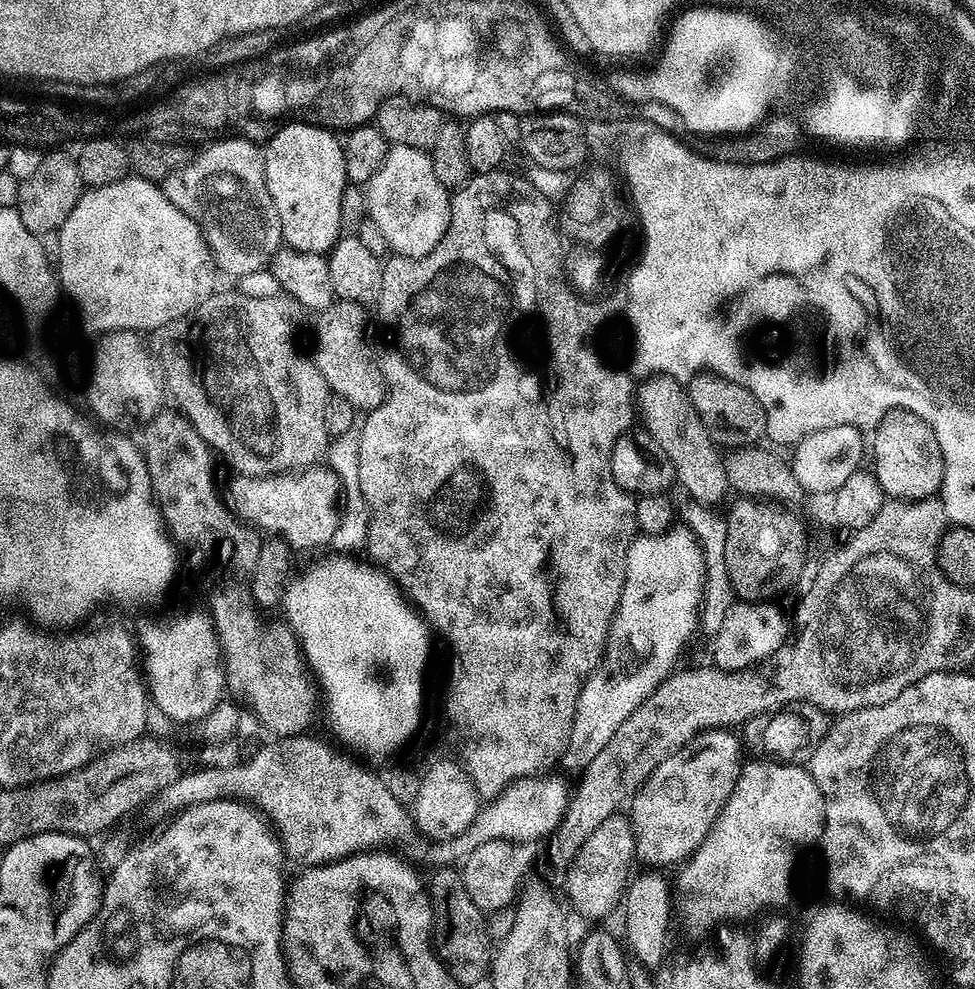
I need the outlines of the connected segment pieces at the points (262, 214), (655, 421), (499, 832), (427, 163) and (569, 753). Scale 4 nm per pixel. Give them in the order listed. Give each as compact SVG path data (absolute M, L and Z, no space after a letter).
M220 138L208 146L197 160L174 169L162 181L164 197L200 227L200 233L204 235L208 249L212 251L214 264L223 272L238 274L240 277L258 272L261 270L261 261L271 261L272 257L281 251L284 238L278 210L270 198L270 190L264 177L261 149L253 141L243 138Z
M650 375L638 384L638 412L644 415L643 427L652 441L666 454L676 471L676 480L685 488L687 495L702 504L716 506L730 492L724 460L719 456L717 445L704 428L702 418L694 410L685 385L670 376Z
M541 774L518 779L509 784L494 801L489 801L481 807L480 812L455 840L451 841L450 848L457 858L470 855L482 842L491 840L511 840L512 843L527 844L536 840L543 841L551 836L553 830L562 820L571 795L571 785L560 774Z
M401 144L391 145L382 166L368 180L366 203L371 223L376 224L378 230L382 230L382 238L386 238L389 249L395 255L409 256L416 260L419 256L430 254L430 250L434 250L434 246L438 246L438 242L448 232L451 218L450 192L442 186L442 182L438 182L434 175L432 157L425 149Z
M673 526L657 536L637 535L626 558L626 582L619 596L619 606L608 632L608 646L602 661L601 674L584 681L575 708L571 741L561 756L561 767L583 770L605 748L622 723L650 696L657 686L668 679L675 662L685 648L696 622L700 620L705 578L704 552L700 541L685 526Z

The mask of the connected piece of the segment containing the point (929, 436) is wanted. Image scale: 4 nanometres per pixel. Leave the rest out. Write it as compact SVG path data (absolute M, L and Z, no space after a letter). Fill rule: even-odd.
M890 409L871 434L873 436L870 436L870 460L876 463L874 471L885 497L893 500L928 500L939 493L944 481L942 450L938 446L934 430L918 414L908 412L906 409Z

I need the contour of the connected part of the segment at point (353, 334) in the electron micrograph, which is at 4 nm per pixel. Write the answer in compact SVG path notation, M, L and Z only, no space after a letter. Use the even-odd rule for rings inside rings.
M337 299L316 320L316 369L326 378L329 389L357 410L371 410L384 403L389 389L386 372L380 369L371 346L364 341L364 312L363 304Z

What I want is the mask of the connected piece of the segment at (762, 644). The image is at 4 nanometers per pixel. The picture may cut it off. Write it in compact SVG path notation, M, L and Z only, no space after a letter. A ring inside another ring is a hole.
M737 601L727 611L722 626L713 635L713 665L726 672L740 672L744 668L766 660L770 653L777 652L787 640L790 628L773 603L767 601Z

